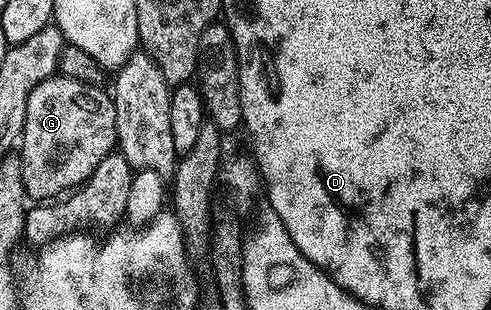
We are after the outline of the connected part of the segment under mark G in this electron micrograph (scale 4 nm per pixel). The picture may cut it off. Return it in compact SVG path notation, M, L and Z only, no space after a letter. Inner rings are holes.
M57 74L49 80L43 80L30 94L26 102L24 134L18 144L22 157L22 178L24 190L29 197L36 200L48 200L51 196L63 197L80 187L94 174L98 162L106 158L117 147L115 102L113 97L103 92L96 84L87 84L76 76Z

